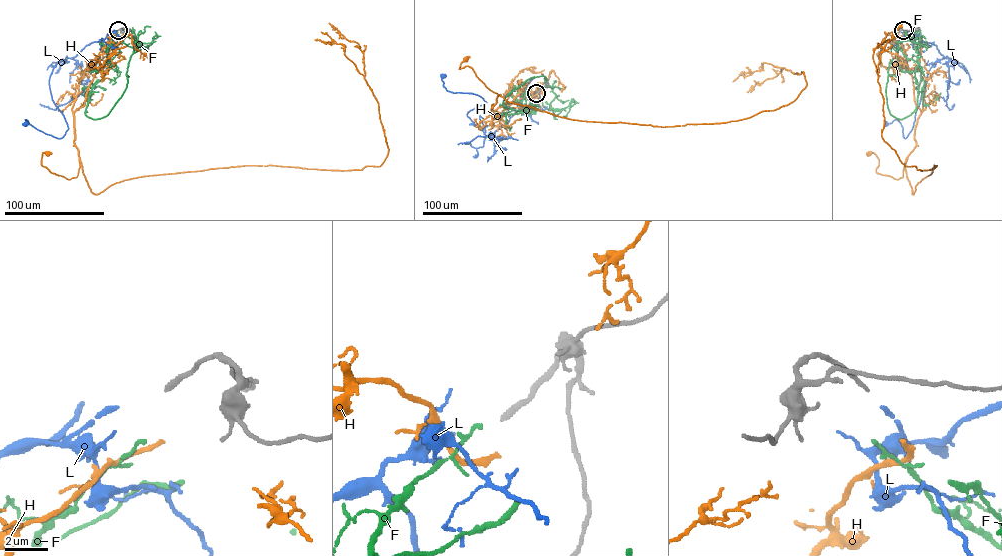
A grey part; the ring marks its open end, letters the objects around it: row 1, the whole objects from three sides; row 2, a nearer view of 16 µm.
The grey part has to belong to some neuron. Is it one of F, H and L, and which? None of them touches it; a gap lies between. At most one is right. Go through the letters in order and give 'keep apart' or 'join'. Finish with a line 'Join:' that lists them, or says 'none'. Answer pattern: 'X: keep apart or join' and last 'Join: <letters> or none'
F: keep apart
H: keep apart
L: join
Join: L

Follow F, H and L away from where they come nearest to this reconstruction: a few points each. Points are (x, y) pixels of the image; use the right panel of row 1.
F: (903, 32), (920, 55), (921, 81), (915, 110), (899, 119), (887, 104), (889, 63), (899, 41), (917, 38)
H: (904, 32), (902, 49), (921, 112), (915, 130), (916, 146), (898, 179), (877, 172), (879, 159), (869, 153)
L: (903, 31), (907, 35), (900, 39), (932, 43), (946, 58), (929, 70), (906, 138), (897, 120), (886, 125)

